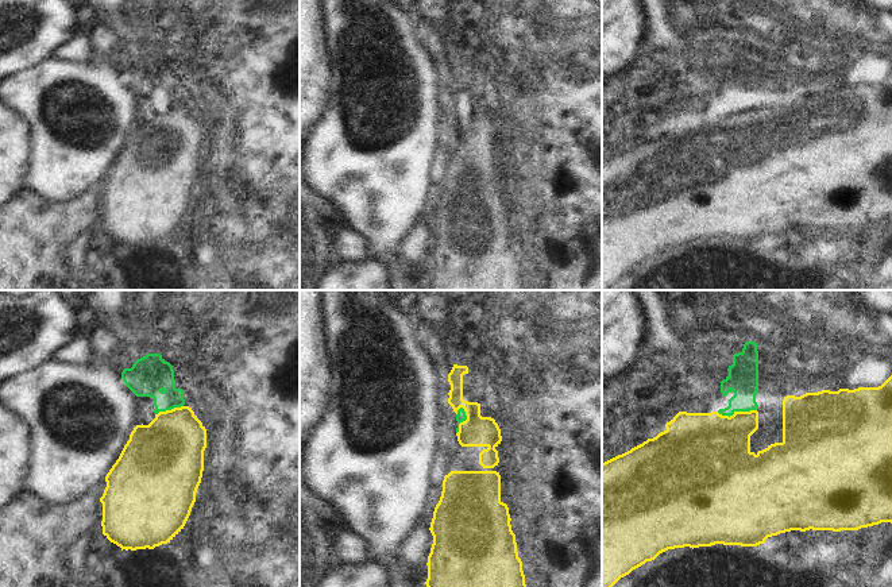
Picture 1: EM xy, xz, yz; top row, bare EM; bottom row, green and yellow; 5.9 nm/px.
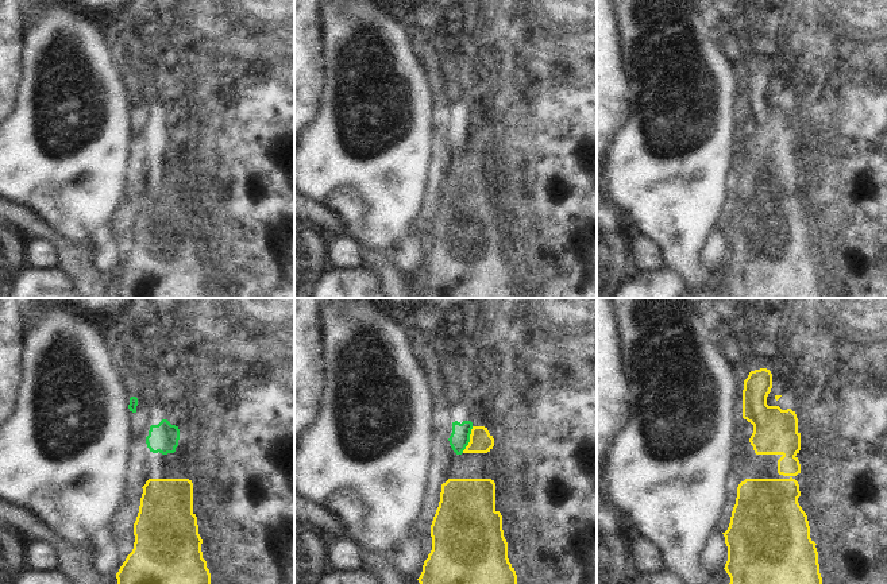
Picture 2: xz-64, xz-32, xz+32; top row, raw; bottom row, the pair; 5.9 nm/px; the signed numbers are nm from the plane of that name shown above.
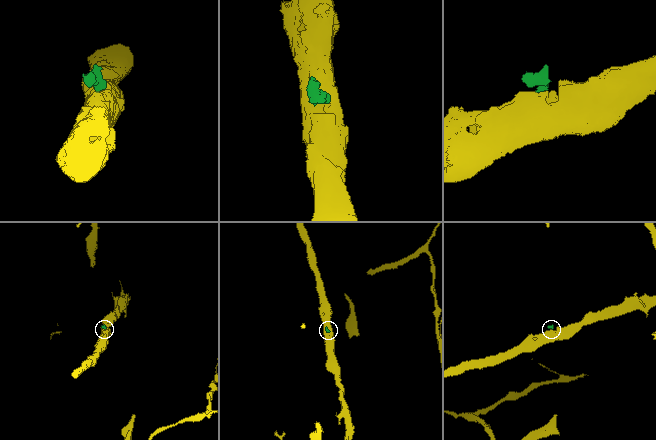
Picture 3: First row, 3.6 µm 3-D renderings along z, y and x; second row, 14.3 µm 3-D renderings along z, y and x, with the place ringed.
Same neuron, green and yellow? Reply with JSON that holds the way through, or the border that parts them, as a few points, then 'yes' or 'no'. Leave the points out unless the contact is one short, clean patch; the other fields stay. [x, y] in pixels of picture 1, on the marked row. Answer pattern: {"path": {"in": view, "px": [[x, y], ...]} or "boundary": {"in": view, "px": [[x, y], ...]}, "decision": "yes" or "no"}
{"boundary": {"in": "yz", "px": [[756, 409], [736, 412], [729, 416], [722, 416], [717, 412]]}, "decision": "no"}

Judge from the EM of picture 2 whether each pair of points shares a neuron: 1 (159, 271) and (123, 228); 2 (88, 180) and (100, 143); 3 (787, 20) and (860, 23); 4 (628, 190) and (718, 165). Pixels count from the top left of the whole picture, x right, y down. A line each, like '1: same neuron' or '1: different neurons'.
1: same neuron
2: same neuron
3: same neuron
4: same neuron

